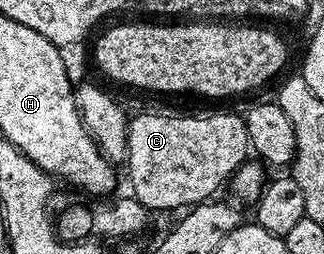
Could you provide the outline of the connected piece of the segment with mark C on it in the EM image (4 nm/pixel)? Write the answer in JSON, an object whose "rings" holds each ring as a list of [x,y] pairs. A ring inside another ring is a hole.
{"rings":[[[140,114],[137,118],[133,117],[128,123],[128,153],[126,163],[128,162],[128,178],[132,181],[131,193],[142,203],[150,212],[156,210],[180,210],[191,208],[201,202],[207,202],[213,197],[212,194],[220,185],[227,183],[233,172],[242,165],[249,157],[250,147],[248,144],[248,133],[243,117],[236,114],[188,114],[185,118],[179,118],[176,114]]]}

